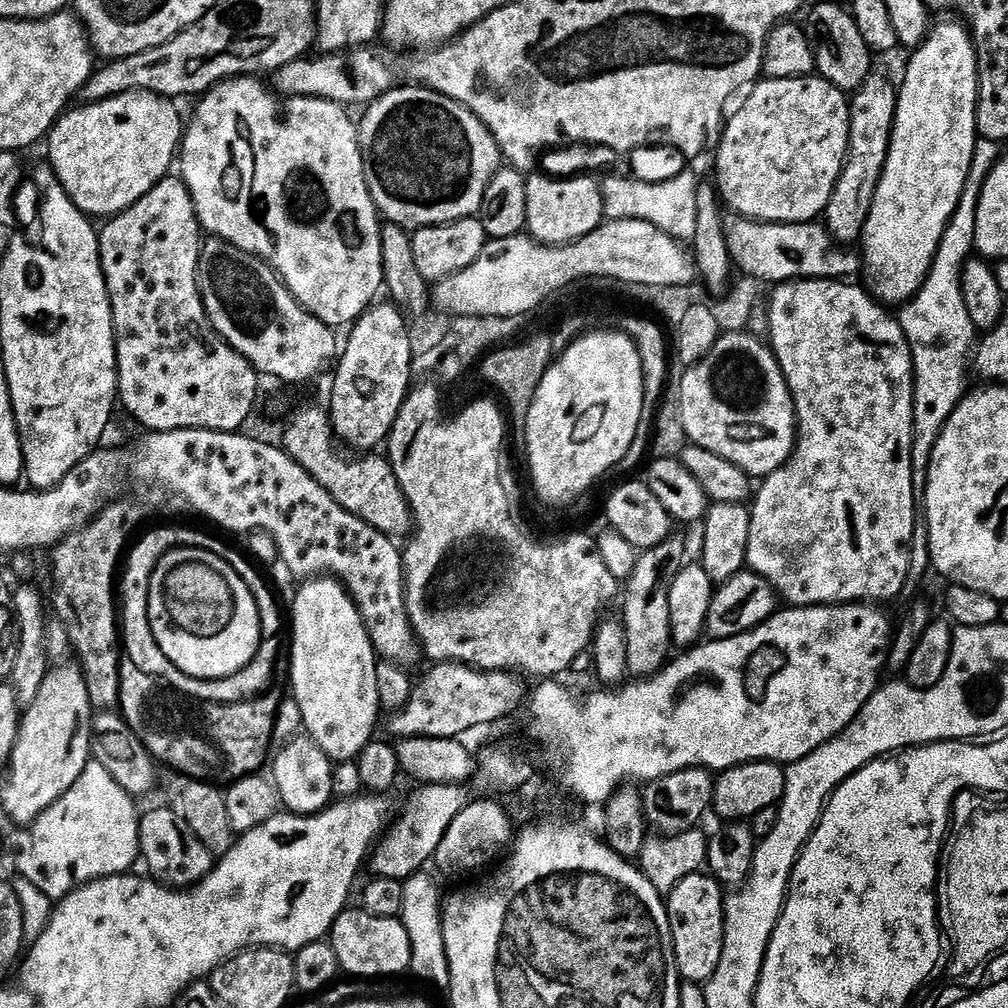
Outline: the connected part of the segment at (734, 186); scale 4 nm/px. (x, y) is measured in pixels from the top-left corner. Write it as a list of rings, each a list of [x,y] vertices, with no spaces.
[[[801,74],[782,78],[781,80],[764,78],[759,82],[753,83],[750,91],[752,93],[741,102],[740,109],[729,118],[728,125],[725,126],[724,133],[720,136],[720,145],[716,148],[716,154],[714,153],[714,172],[716,170],[715,191],[718,193],[721,201],[724,199],[736,211],[733,213],[737,217],[745,220],[759,220],[765,224],[807,224],[815,221],[823,213],[827,205],[843,164],[849,126],[849,101],[846,99],[845,93],[841,92],[839,88],[835,88],[834,85],[821,80],[815,74],[809,74],[809,76]]]

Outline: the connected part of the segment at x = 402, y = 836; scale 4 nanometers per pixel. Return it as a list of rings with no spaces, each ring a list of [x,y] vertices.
[[[425,784],[417,787],[417,792],[413,794],[412,801],[404,808],[404,813],[393,819],[385,827],[382,835],[377,839],[374,847],[370,852],[370,865],[372,864],[373,877],[381,880],[398,880],[405,881],[410,876],[415,876],[417,872],[425,867],[433,859],[438,844],[442,841],[446,830],[449,830],[451,822],[457,818],[459,812],[468,805],[469,797],[465,796],[464,788],[457,784]]]

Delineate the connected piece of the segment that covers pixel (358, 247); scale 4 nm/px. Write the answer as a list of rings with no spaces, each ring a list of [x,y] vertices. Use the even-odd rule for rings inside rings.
[[[237,76],[231,80],[223,80],[221,84],[208,89],[199,97],[190,122],[185,125],[178,145],[176,170],[188,191],[192,207],[195,210],[196,221],[201,229],[215,239],[223,240],[234,248],[247,249],[248,232],[258,243],[264,244],[269,252],[268,260],[274,271],[280,275],[279,283],[286,289],[289,297],[297,305],[301,304],[310,315],[324,326],[336,324],[351,325],[357,316],[368,311],[370,305],[377,299],[376,291],[381,291],[384,282],[384,266],[380,262],[380,230],[376,224],[378,213],[368,198],[368,188],[364,184],[364,174],[360,163],[360,145],[358,132],[348,121],[348,116],[339,104],[331,104],[328,100],[315,100],[309,96],[286,96],[281,98],[275,91],[264,89],[263,79],[251,76]],[[260,219],[260,228],[255,224]]]

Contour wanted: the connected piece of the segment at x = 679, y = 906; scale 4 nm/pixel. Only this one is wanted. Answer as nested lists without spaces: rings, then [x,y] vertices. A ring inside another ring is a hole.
[[[708,874],[682,876],[667,893],[668,932],[672,935],[670,956],[676,959],[679,979],[689,984],[707,984],[714,974],[724,949],[725,897],[720,897],[721,885]]]

